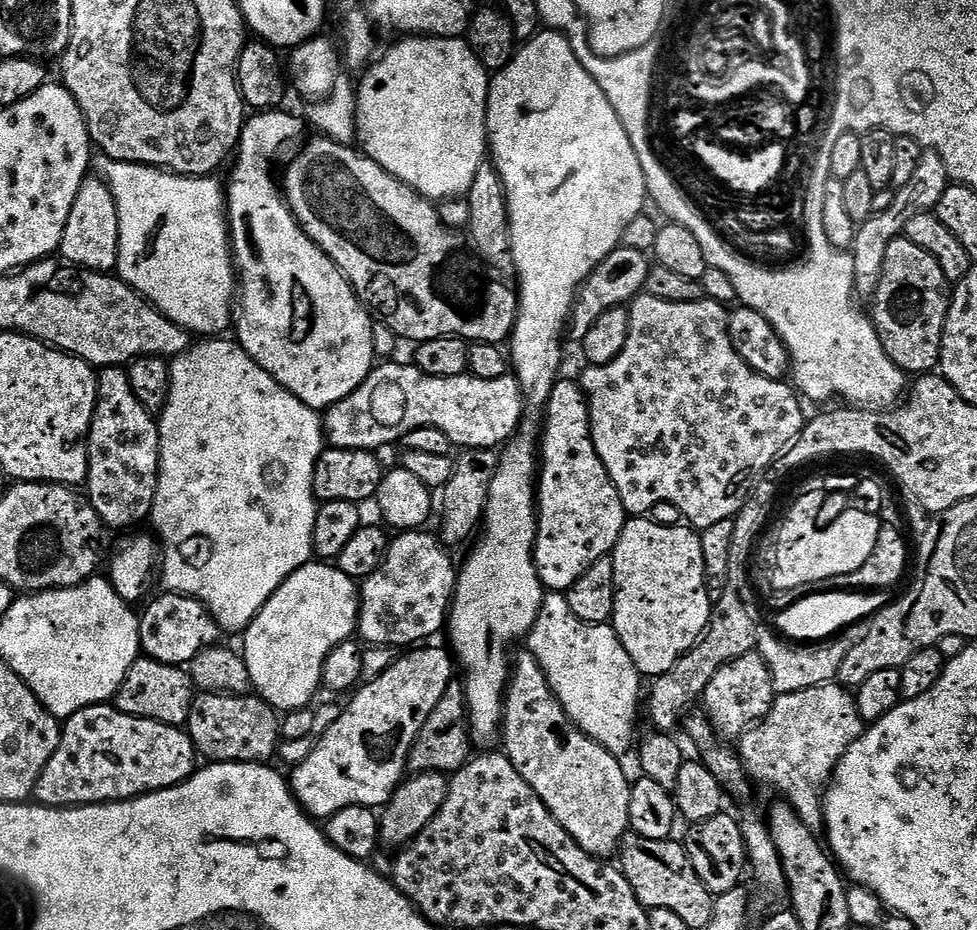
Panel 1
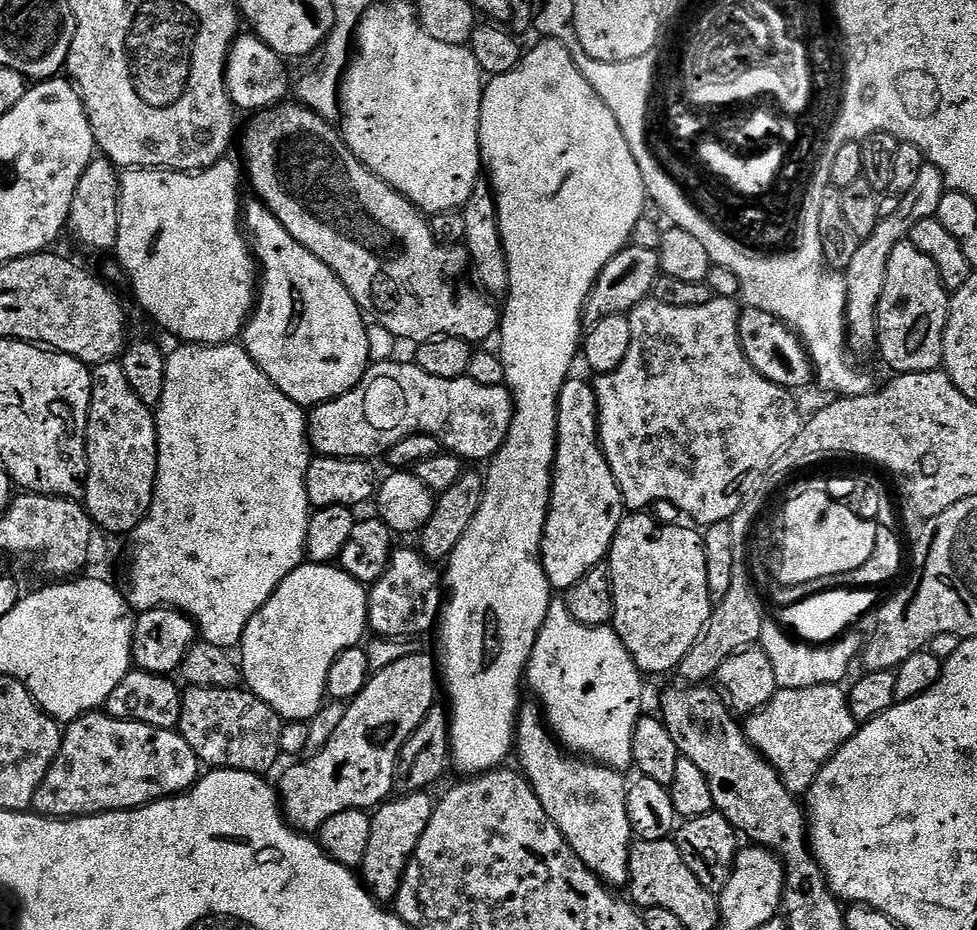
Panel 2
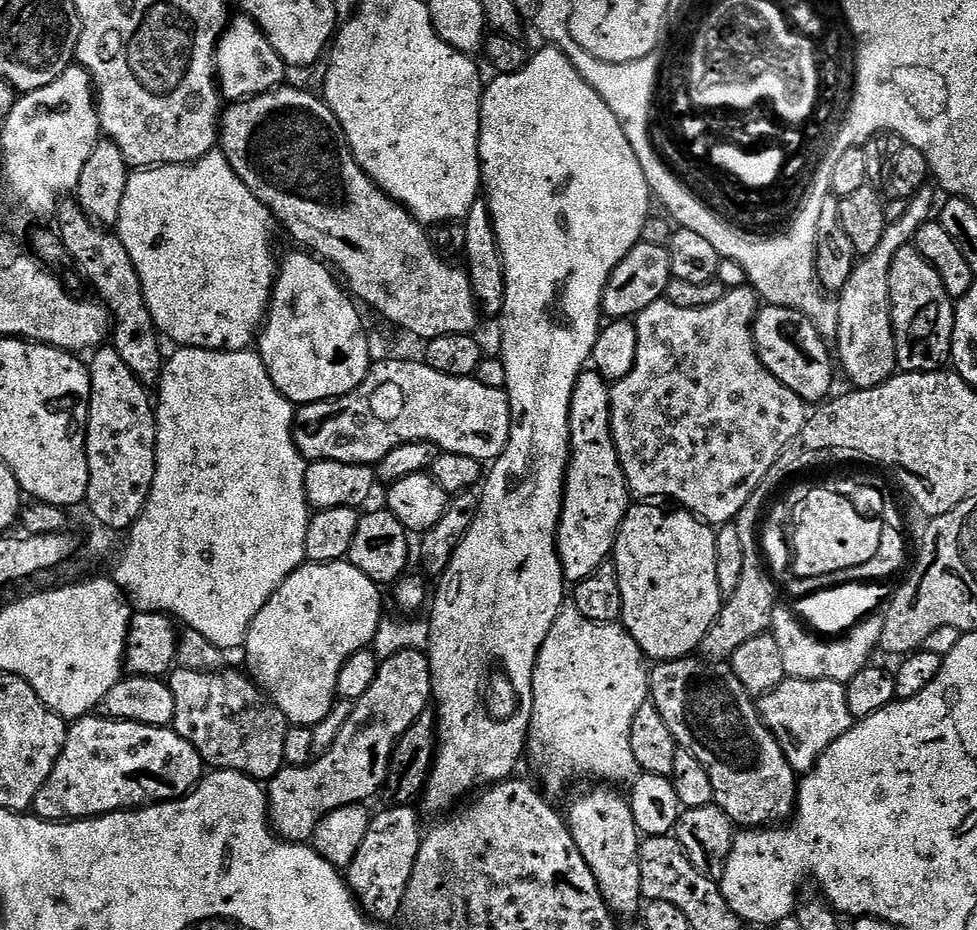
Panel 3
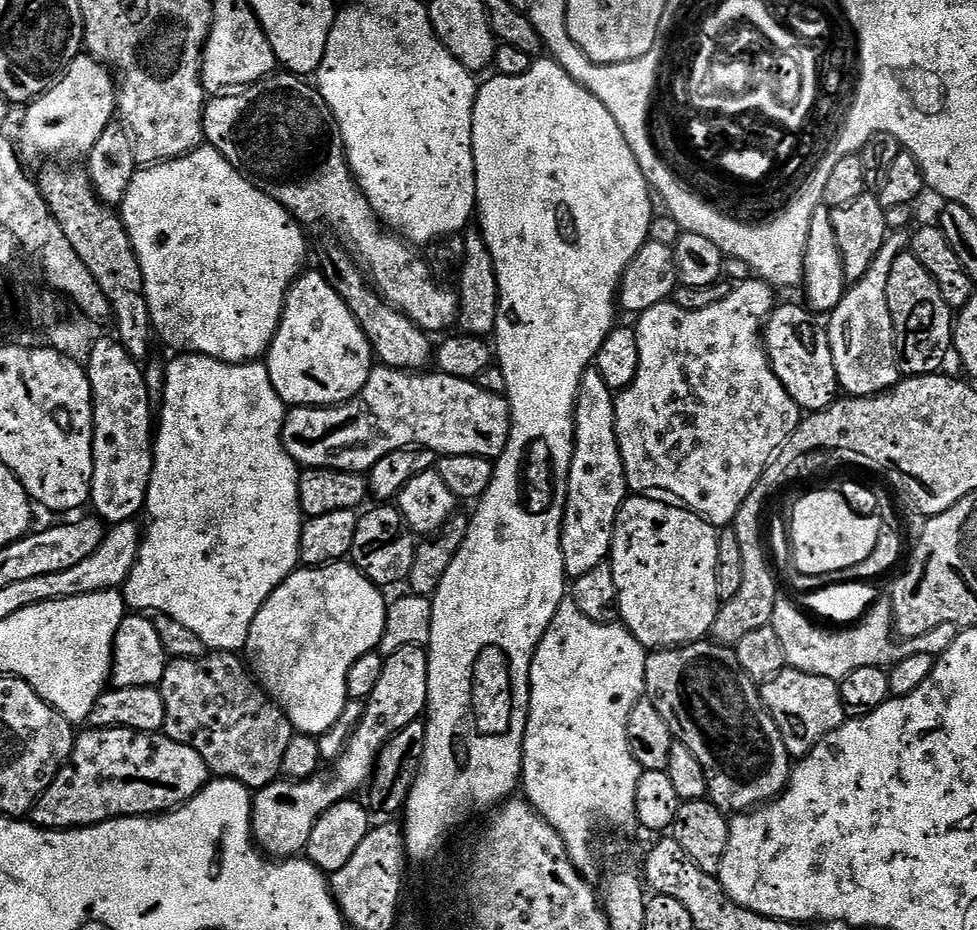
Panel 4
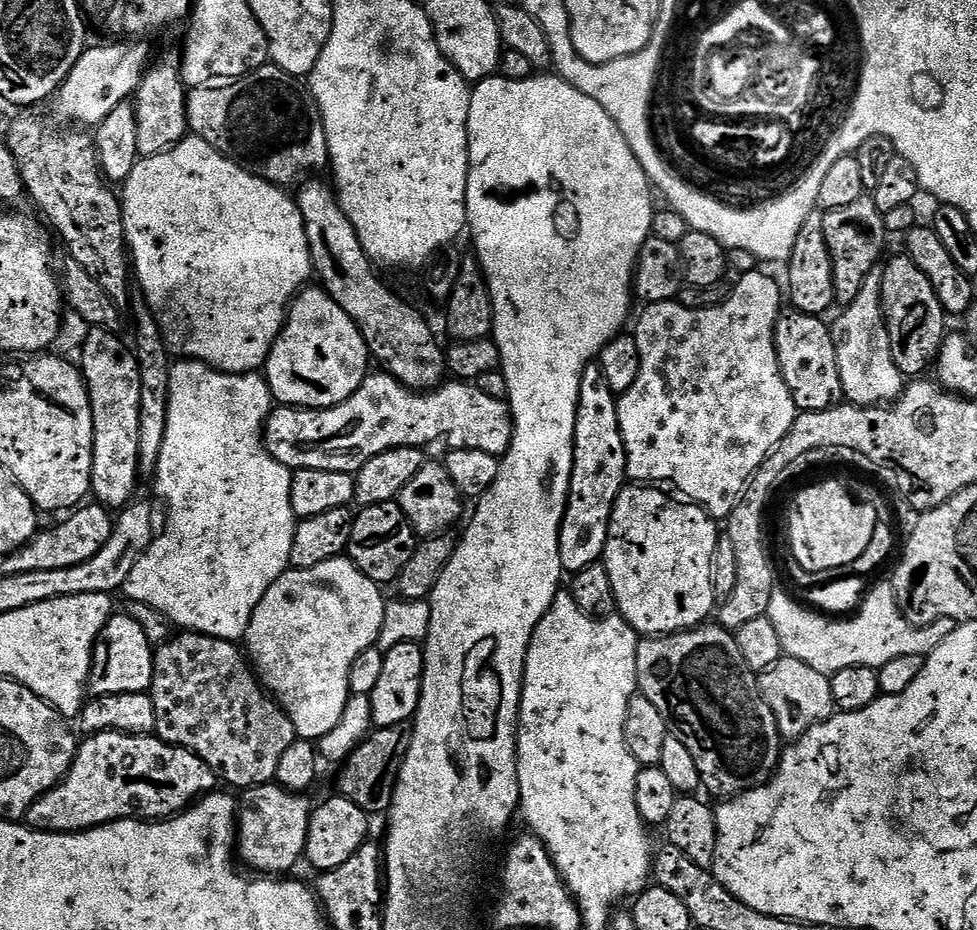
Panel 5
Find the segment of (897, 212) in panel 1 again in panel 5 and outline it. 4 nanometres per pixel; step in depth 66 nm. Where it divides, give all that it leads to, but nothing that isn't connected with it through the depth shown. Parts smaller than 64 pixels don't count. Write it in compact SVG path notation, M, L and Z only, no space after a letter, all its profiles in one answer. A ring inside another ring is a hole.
M878 266L862 284L858 298L843 305L840 317L831 321L834 346L838 354L838 374L842 378L844 400L860 408L879 408L890 404L904 393L906 377L894 362L888 323L882 306L883 267Z

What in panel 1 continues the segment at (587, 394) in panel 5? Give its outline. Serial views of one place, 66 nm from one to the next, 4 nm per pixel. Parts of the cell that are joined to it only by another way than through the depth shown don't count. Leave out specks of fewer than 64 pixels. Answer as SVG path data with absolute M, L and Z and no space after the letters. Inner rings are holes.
M557 379L548 399L548 407L542 412L542 435L538 441L538 515L536 518L536 545L532 557L538 570L538 578L548 592L567 593L594 562L605 559L615 548L624 529L626 513L618 490L598 458L598 450L592 441L592 423L588 400L584 389L575 379Z

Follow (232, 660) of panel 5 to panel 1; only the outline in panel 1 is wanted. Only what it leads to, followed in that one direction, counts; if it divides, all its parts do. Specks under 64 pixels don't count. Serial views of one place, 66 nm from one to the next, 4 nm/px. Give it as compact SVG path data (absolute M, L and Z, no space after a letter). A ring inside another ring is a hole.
M217 692L197 695L192 701L186 731L201 757L218 764L262 764L277 755L282 743L281 717L277 709L255 694L219 696Z

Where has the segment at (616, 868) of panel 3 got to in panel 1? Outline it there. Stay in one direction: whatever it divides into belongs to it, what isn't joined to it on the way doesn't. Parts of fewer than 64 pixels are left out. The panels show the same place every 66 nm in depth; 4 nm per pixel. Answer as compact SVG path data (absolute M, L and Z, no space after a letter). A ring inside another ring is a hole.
M521 651L520 657L515 657L510 668L508 691L504 697L504 718L502 721L502 747L503 755L526 778L526 782L538 794L538 798L550 810L550 814L578 842L582 850L591 856L612 858L619 853L620 842L628 835L628 819L630 818L630 794L633 781L628 780L624 773L621 757L610 754L610 750L602 747L598 741L591 740L581 728L572 725L572 719L562 710L558 698L552 693L548 685L546 674L542 666L533 658L531 652Z

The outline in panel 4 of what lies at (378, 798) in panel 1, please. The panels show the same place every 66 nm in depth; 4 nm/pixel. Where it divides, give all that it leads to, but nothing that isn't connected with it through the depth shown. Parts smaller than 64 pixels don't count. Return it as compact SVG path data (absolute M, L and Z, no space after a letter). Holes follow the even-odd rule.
M402 646L402 650L387 653L382 666L382 678L378 678L378 686L374 686L374 694L370 694L364 704L364 713L352 731L352 736L344 748L344 752L330 766L321 767L319 772L305 780L289 780L278 778L265 788L255 789L252 797L252 839L257 848L268 858L296 858L307 849L310 840L310 830L314 822L330 808L343 800L353 799L356 791L363 789L369 783L376 757L383 746L396 732L400 732L410 722L421 719L428 707L428 653L421 646Z

